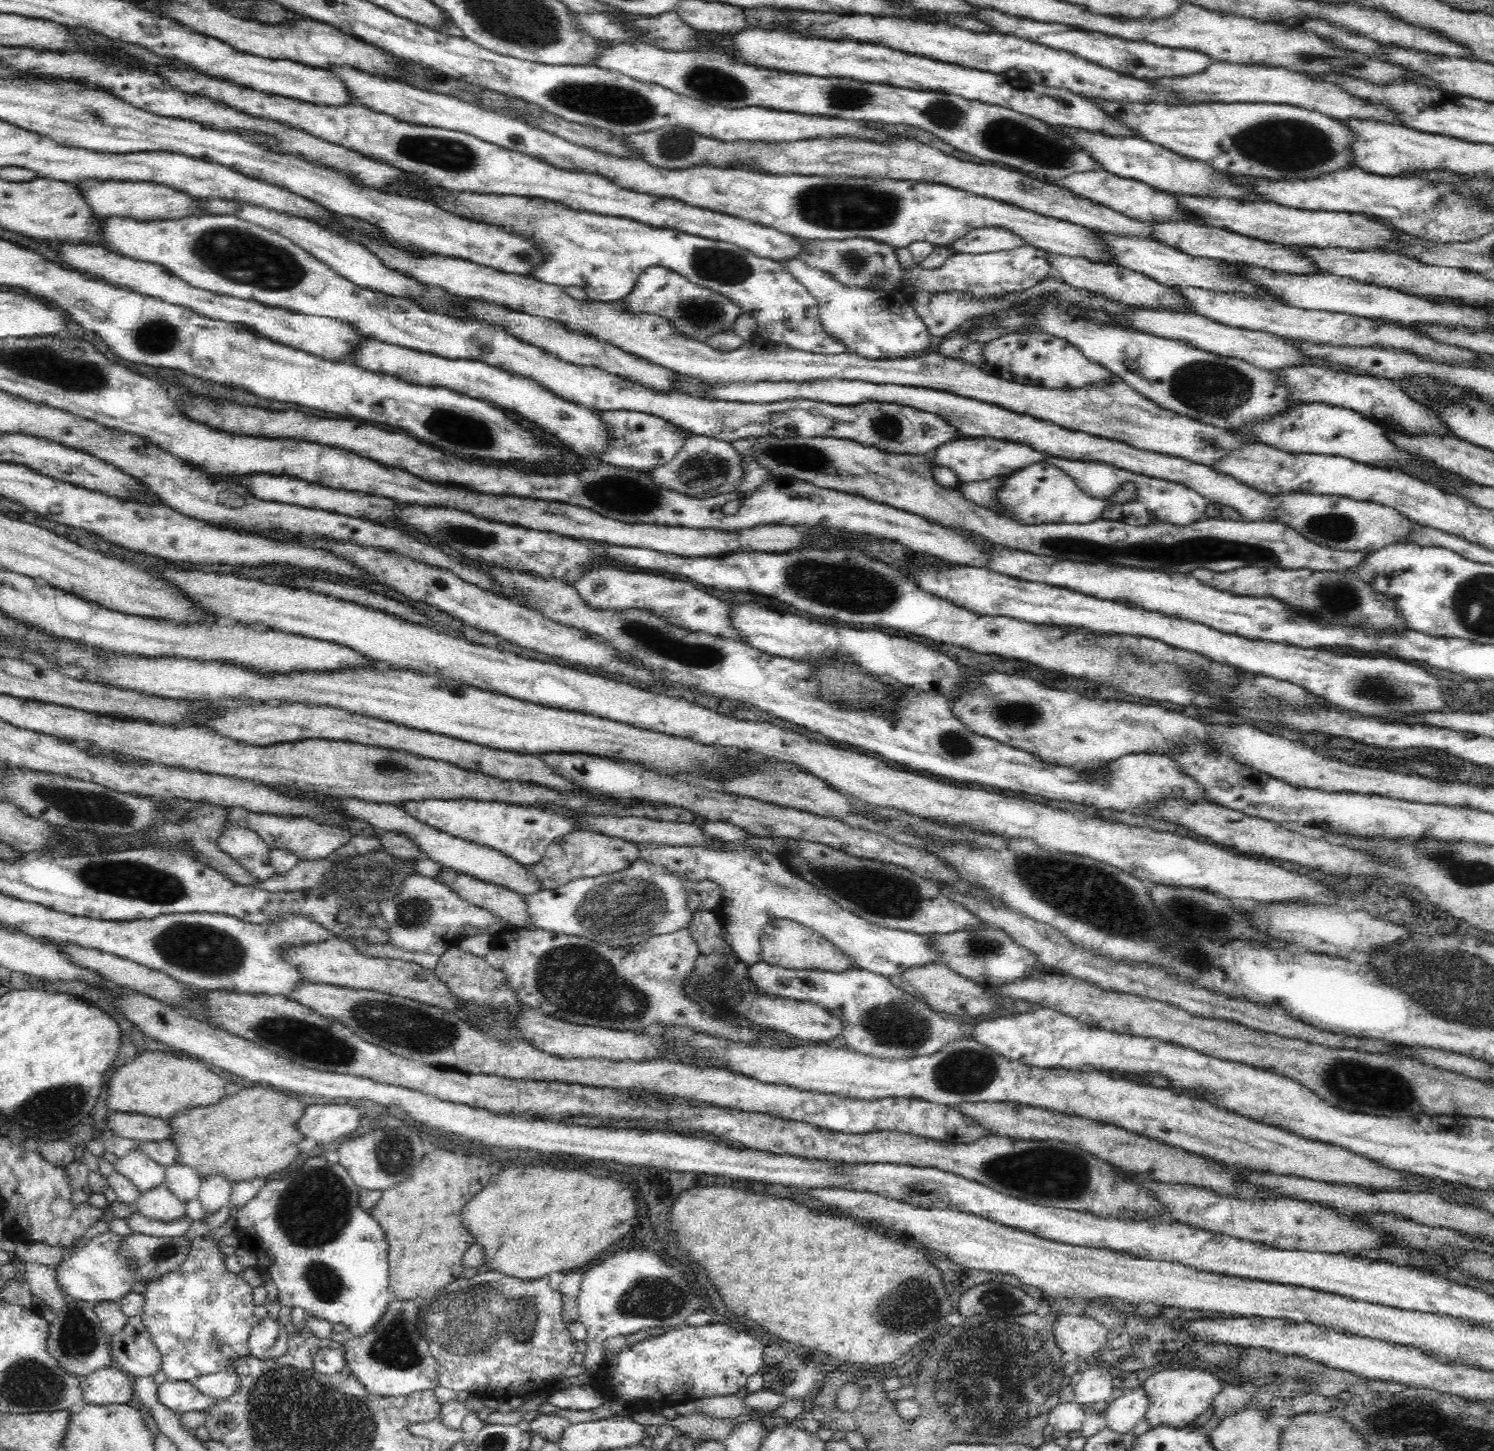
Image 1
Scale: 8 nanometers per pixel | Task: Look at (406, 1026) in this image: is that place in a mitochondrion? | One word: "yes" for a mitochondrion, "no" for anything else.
yes

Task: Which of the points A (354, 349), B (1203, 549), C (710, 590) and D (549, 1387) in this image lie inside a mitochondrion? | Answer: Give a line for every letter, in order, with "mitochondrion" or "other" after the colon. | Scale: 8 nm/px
A: other
B: mitochondrion
C: other
D: other

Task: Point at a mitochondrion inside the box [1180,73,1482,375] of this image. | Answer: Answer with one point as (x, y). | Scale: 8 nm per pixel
(1293, 146)

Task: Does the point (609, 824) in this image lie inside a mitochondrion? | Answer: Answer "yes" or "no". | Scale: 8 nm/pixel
no

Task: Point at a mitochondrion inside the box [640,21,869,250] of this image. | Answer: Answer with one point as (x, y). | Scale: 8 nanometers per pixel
(705, 80)

